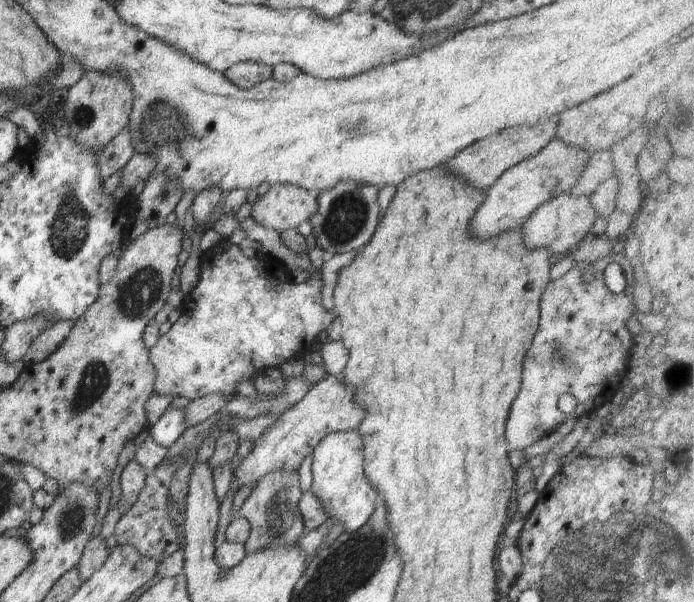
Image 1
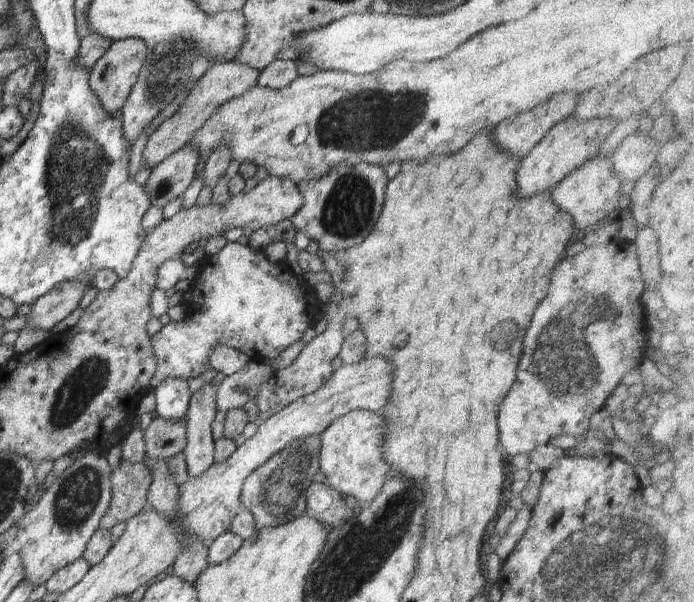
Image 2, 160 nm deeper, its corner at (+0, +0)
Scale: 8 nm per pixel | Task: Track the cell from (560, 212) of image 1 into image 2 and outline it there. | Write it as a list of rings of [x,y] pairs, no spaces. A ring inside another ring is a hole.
[[[597,154],[590,158],[584,166],[568,174],[560,184],[556,184],[550,191],[554,204],[560,212],[566,212],[572,216],[575,232],[584,230],[589,226],[595,226],[603,220],[607,220],[616,213],[618,202],[622,197],[620,180],[616,178],[612,170],[612,157]]]

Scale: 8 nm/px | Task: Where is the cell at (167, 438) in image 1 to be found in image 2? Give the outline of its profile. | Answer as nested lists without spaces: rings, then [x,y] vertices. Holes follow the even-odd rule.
[[[166,378],[156,386],[156,409],[158,417],[164,420],[187,420],[190,402],[190,386],[182,378]]]

